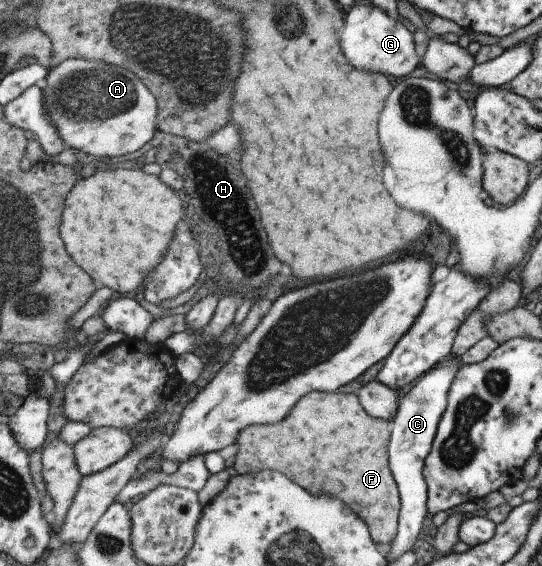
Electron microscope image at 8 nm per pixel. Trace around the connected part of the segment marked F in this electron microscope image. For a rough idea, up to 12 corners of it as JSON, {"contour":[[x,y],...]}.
{"contour":[[314,392],[243,431],[239,474],[274,468],[398,538],[393,423]]}

